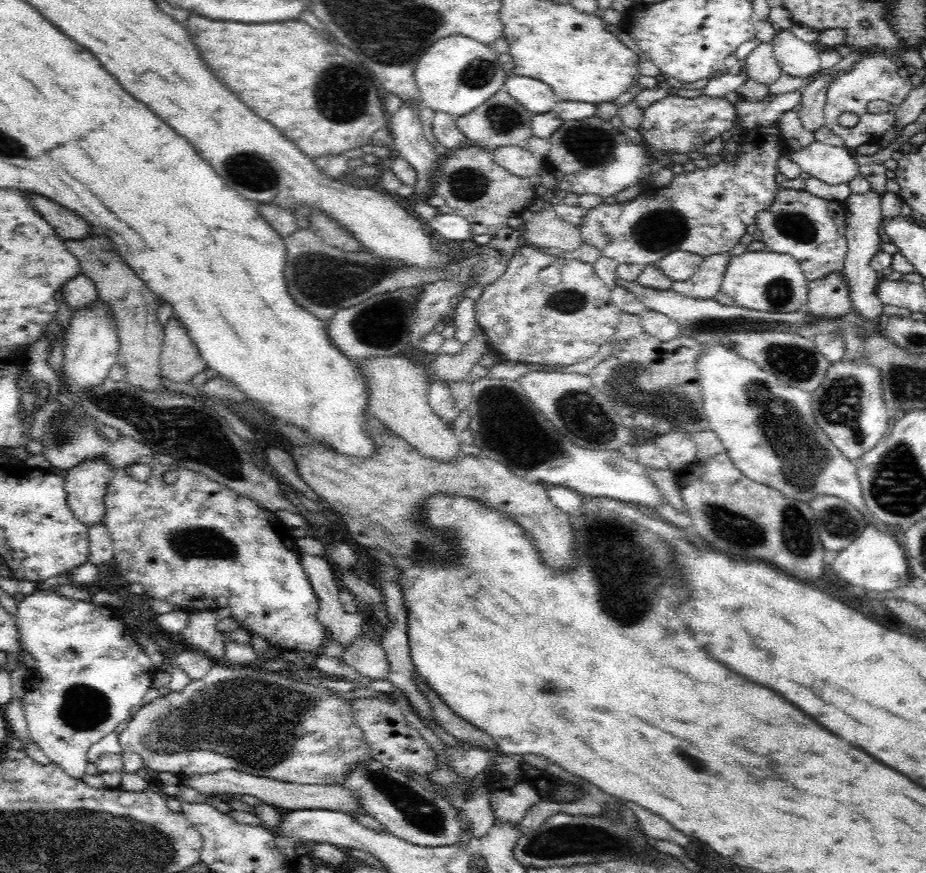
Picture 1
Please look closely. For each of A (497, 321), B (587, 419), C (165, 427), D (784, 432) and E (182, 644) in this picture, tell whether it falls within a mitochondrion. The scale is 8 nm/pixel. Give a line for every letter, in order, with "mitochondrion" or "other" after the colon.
A: other
B: mitochondrion
C: mitochondrion
D: mitochondrion
E: other

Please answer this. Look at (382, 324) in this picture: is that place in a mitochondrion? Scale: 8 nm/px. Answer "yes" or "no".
yes

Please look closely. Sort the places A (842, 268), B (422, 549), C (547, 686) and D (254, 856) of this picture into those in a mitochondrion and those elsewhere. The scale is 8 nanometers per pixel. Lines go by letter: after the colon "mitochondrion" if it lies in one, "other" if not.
A: other
B: mitochondrion
C: mitochondrion
D: other

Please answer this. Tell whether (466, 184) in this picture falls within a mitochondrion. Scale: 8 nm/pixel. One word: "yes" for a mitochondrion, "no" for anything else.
yes

